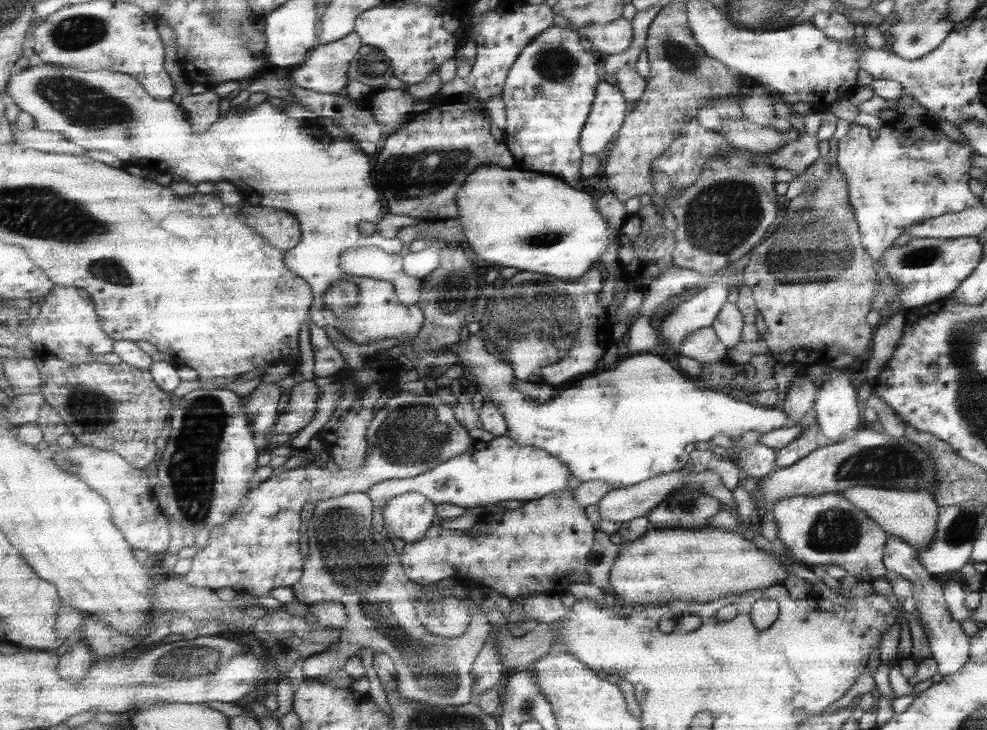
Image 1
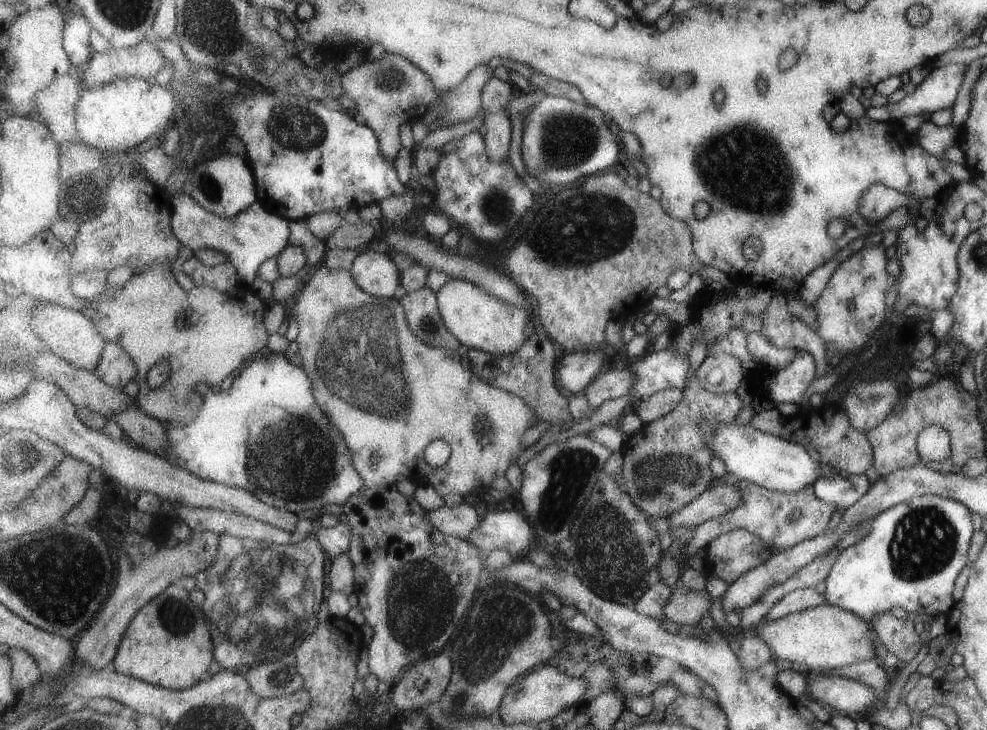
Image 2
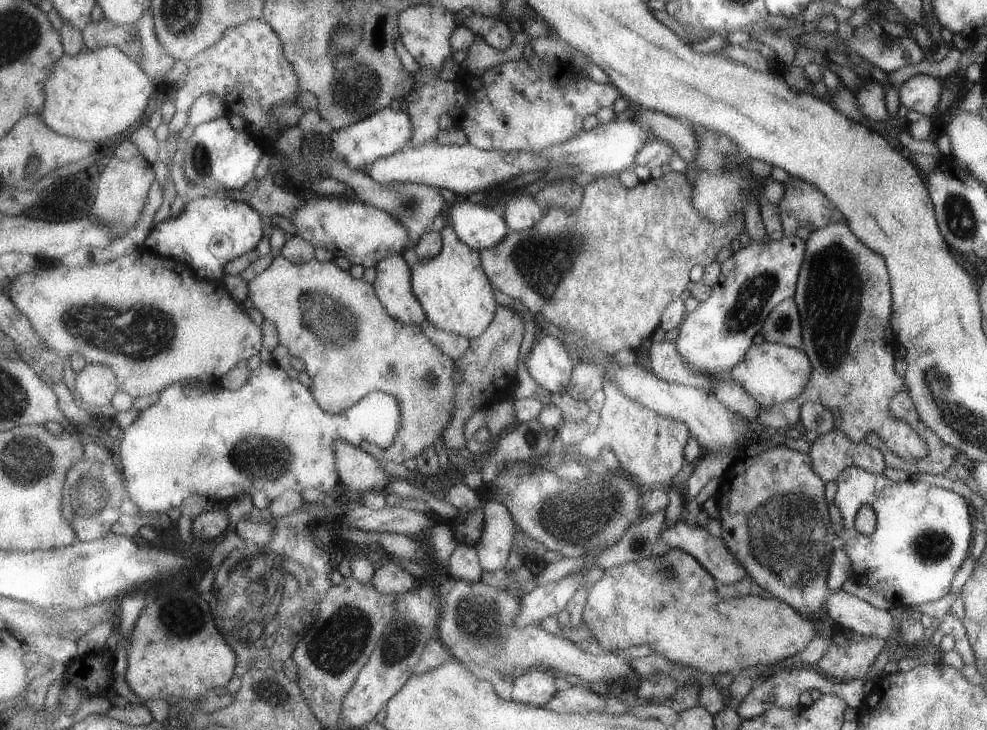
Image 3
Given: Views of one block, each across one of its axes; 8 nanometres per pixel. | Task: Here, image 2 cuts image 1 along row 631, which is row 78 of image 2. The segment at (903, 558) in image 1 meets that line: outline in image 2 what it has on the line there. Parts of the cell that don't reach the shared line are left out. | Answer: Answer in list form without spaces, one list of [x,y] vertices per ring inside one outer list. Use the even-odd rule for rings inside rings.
[[[963,64],[933,66],[933,70],[921,80],[921,84],[915,86],[915,90],[909,96],[905,96],[901,102],[887,104],[883,110],[879,110],[879,108],[867,108],[865,116],[869,120],[873,120],[873,122],[883,120],[881,116],[885,116],[885,120],[891,120],[891,122],[897,120],[899,122],[903,116],[931,116],[933,112],[951,110],[953,102],[955,102],[955,96],[957,96],[957,90],[959,90],[959,84],[963,80],[963,72],[967,72],[967,66],[963,66]]]

